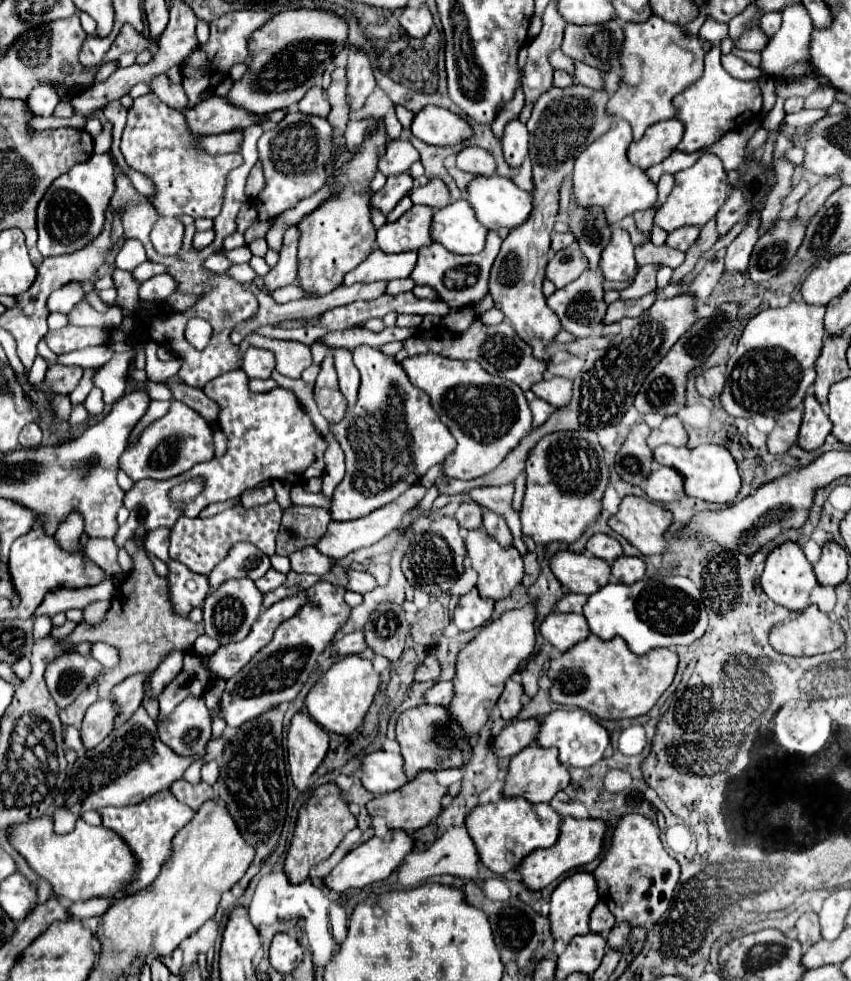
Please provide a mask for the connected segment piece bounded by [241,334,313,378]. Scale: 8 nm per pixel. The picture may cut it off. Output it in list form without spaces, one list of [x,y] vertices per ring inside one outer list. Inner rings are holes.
[[[249,334],[241,342],[241,354],[245,354],[245,346],[257,346],[273,352],[275,356],[275,368],[289,378],[299,378],[305,368],[311,366],[313,354],[311,346],[297,342],[297,340],[275,340],[275,338],[265,338],[259,334]]]

